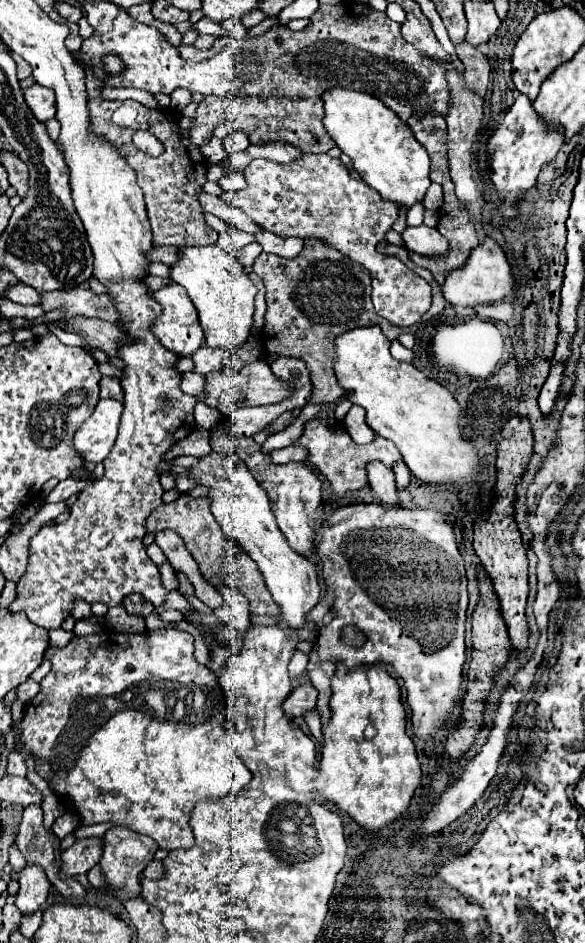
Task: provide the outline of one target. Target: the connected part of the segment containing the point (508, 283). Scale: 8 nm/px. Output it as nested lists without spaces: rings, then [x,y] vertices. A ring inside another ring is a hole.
[[[482,241],[472,249],[472,257],[468,257],[468,263],[464,267],[448,271],[448,279],[442,285],[442,295],[452,305],[474,307],[480,303],[492,303],[506,297],[508,293],[512,293],[512,287],[514,279],[504,251],[498,247],[496,241]]]

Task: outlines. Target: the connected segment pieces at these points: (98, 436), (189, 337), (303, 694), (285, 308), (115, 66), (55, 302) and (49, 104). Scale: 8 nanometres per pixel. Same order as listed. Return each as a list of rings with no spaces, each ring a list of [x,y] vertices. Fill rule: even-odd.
[[[100,399],[94,413],[76,429],[72,437],[74,451],[84,463],[102,463],[110,453],[118,435],[122,403],[116,399]]]
[[[176,283],[164,285],[156,293],[152,293],[152,299],[156,299],[162,307],[162,313],[156,317],[156,321],[150,327],[150,331],[154,331],[154,335],[156,335],[156,339],[176,355],[192,355],[194,351],[198,351],[204,345],[204,335],[202,335],[202,327],[198,323],[198,313],[194,309],[190,297],[186,295],[184,287],[176,285]]]
[[[310,683],[298,685],[292,689],[288,699],[282,703],[282,709],[290,717],[302,717],[306,709],[316,707],[316,697],[318,697],[318,691]]]
[[[306,239],[304,249],[294,259],[260,253],[254,261],[254,273],[266,285],[266,315],[262,327],[264,361],[294,357],[306,363],[312,379],[312,399],[308,403],[334,403],[344,393],[332,375],[334,337],[346,329],[362,325],[380,325],[388,339],[396,339],[396,325],[374,311],[370,299],[370,275],[360,263],[350,261],[340,251],[328,247],[322,239]]]
[[[116,55],[104,57],[104,67],[110,75],[120,75],[120,71],[124,71],[124,63],[120,59],[116,59]]]
[[[60,289],[60,291],[42,291],[40,293],[40,307],[44,313],[48,311],[62,311],[58,319],[66,325],[72,317],[96,317],[110,323],[120,323],[120,313],[116,311],[112,299],[108,295],[96,295],[92,289]]]
[[[32,85],[24,91],[24,99],[30,107],[30,111],[34,113],[34,117],[40,123],[46,123],[48,119],[52,119],[56,115],[56,103],[54,103],[54,93],[48,87],[42,85]]]

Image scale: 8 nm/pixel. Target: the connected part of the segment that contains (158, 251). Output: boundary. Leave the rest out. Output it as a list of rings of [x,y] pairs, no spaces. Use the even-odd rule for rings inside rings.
[[[152,247],[152,251],[148,251],[148,259],[150,261],[160,261],[160,263],[176,263],[176,247]]]

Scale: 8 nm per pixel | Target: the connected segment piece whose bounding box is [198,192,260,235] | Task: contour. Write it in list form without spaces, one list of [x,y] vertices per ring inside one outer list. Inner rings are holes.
[[[202,192],[199,194],[198,199],[200,205],[204,207],[204,211],[208,211],[208,213],[212,213],[212,215],[216,215],[216,217],[232,223],[232,225],[236,225],[238,229],[242,229],[246,233],[254,235],[254,231],[260,229],[260,225],[256,225],[254,221],[250,221],[248,217],[244,217],[240,209],[228,205],[222,197],[212,197],[212,195]]]

